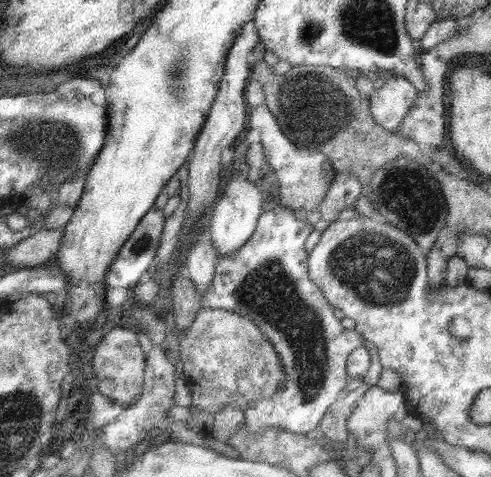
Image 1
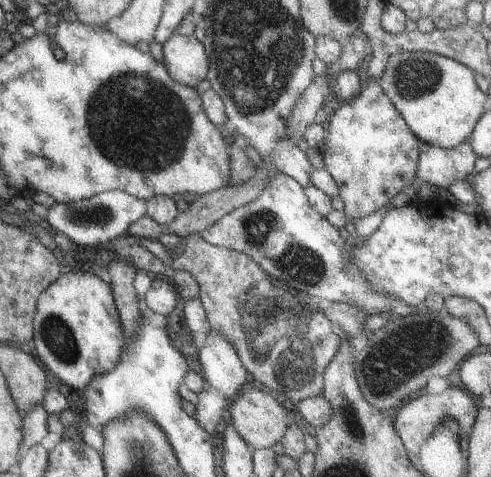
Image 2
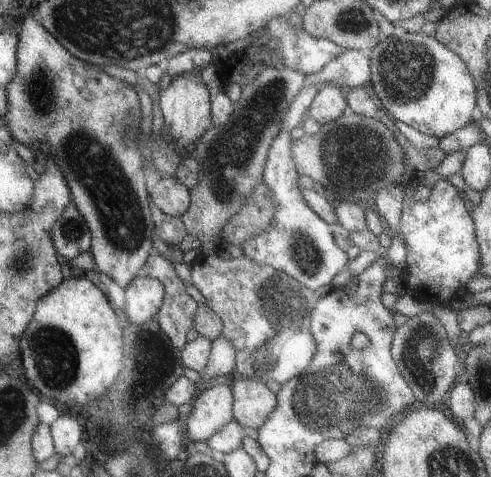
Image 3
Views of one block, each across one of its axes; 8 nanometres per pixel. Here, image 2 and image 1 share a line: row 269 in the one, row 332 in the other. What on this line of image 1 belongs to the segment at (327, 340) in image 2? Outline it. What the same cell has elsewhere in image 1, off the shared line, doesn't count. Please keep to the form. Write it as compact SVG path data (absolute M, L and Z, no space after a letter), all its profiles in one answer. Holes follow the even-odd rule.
M199 310L191 326L187 330L173 330L173 336L179 342L179 358L183 366L181 376L185 376L187 388L191 390L191 404L197 408L209 410L213 414L229 406L243 408L249 400L271 396L283 382L283 372L279 366L281 362L271 342L261 334L261 330L253 322L243 316L237 316L227 310Z

